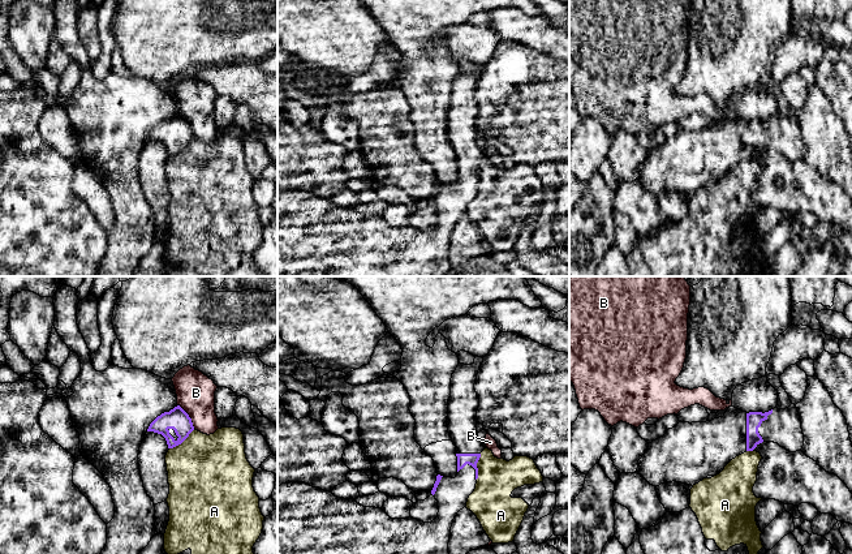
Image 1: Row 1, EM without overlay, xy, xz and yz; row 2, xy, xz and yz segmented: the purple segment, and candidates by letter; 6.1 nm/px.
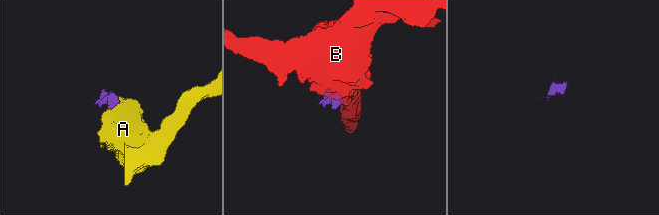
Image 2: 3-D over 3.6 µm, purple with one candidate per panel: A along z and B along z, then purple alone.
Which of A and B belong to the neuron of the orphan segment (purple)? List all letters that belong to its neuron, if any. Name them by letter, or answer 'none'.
none

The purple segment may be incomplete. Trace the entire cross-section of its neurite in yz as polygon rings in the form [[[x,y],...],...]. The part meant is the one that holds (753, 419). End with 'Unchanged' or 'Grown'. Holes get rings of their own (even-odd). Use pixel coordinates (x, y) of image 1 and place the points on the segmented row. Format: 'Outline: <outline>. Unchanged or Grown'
Outline: [[[795,404],[765,413],[746,413],[731,405],[723,417],[711,421],[692,424],[680,421],[663,437],[649,443],[646,452],[638,460],[637,473],[655,488],[672,481],[693,486],[707,476],[717,476],[732,459],[753,451],[762,442],[778,443],[789,452],[802,448],[804,434]]]. Grown

